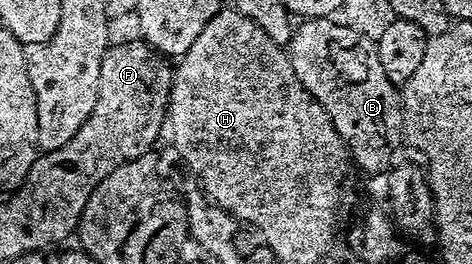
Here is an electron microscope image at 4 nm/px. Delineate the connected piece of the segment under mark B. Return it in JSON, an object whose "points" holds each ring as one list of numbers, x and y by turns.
{"points":[[334,17,300,21,289,43,289,57,297,80,325,108,347,147,350,161,370,172,382,171,399,142,401,146,404,141,401,94,396,83,385,76,385,68,377,60,375,43,376,39,353,32,353,28]]}

